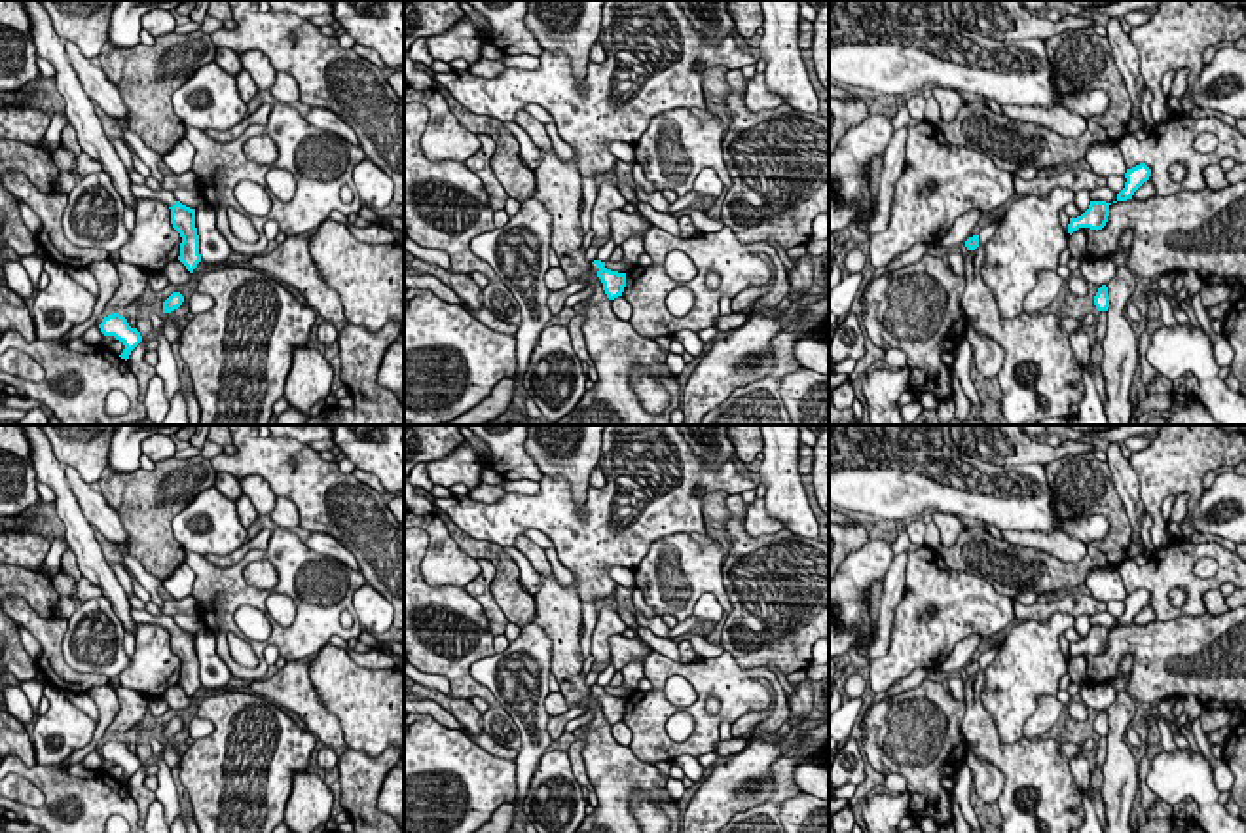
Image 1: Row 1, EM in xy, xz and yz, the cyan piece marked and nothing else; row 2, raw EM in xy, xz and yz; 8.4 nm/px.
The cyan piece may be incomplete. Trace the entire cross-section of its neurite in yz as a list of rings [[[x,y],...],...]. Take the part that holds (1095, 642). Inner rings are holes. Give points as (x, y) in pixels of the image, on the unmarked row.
[[[1090,626],[1089,634],[1081,641],[1070,643],[1068,658],[1072,660],[1079,653],[1102,655],[1109,641],[1109,630],[1111,628],[1106,626]]]

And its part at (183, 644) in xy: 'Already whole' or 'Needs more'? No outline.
Needs more

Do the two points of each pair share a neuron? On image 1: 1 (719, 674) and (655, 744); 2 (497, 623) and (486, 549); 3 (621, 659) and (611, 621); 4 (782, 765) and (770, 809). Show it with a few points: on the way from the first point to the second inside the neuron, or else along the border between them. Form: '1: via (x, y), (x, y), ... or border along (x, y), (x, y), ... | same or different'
1: via (700, 697), (693, 708), (670, 708), (657, 721) | same
2: border along (478, 558), (494, 566), (492, 596), (497, 604) | different
3: border along (621, 632), (609, 638), (609, 659) | different
4: via (782, 777), (778, 797) | same

